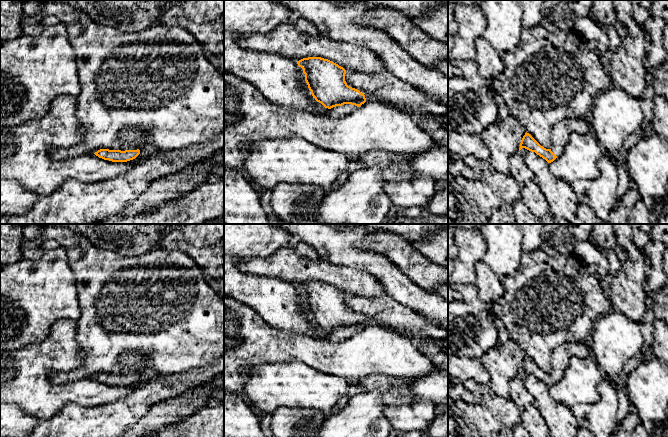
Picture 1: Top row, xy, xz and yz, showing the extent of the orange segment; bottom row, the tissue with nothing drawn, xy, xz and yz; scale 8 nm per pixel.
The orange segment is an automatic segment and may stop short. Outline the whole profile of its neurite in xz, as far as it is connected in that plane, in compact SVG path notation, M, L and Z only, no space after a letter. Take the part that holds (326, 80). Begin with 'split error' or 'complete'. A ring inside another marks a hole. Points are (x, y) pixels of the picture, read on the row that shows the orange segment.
split error; M308 57L297 61L303 69L305 81L315 100L328 108L328 114L332 118L340 118L348 115L353 110L366 102L365 95L359 90L347 85L345 81L346 70L338 64L321 57Z

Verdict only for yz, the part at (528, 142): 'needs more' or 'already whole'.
needs more

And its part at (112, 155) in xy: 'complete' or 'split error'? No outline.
split error

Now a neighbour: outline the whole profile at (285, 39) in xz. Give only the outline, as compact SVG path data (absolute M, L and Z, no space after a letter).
M292 23L278 25L265 34L242 36L239 46L256 52L275 53L296 62L321 57L351 72L376 74L386 70L384 62L369 48L320 34L302 34Z

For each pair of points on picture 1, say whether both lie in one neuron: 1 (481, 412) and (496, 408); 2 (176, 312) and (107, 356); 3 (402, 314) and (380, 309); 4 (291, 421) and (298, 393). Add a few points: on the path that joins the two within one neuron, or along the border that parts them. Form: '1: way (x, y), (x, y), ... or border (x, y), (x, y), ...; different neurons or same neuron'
1: border (479, 401), (486, 406), (501, 426); different neurons
2: way (159, 312), (151, 312), (124, 339); same neuron
3: way (397, 314), (390, 314), (385, 311); same neuron
4: border (317, 409), (278, 407), (271, 413); different neurons

